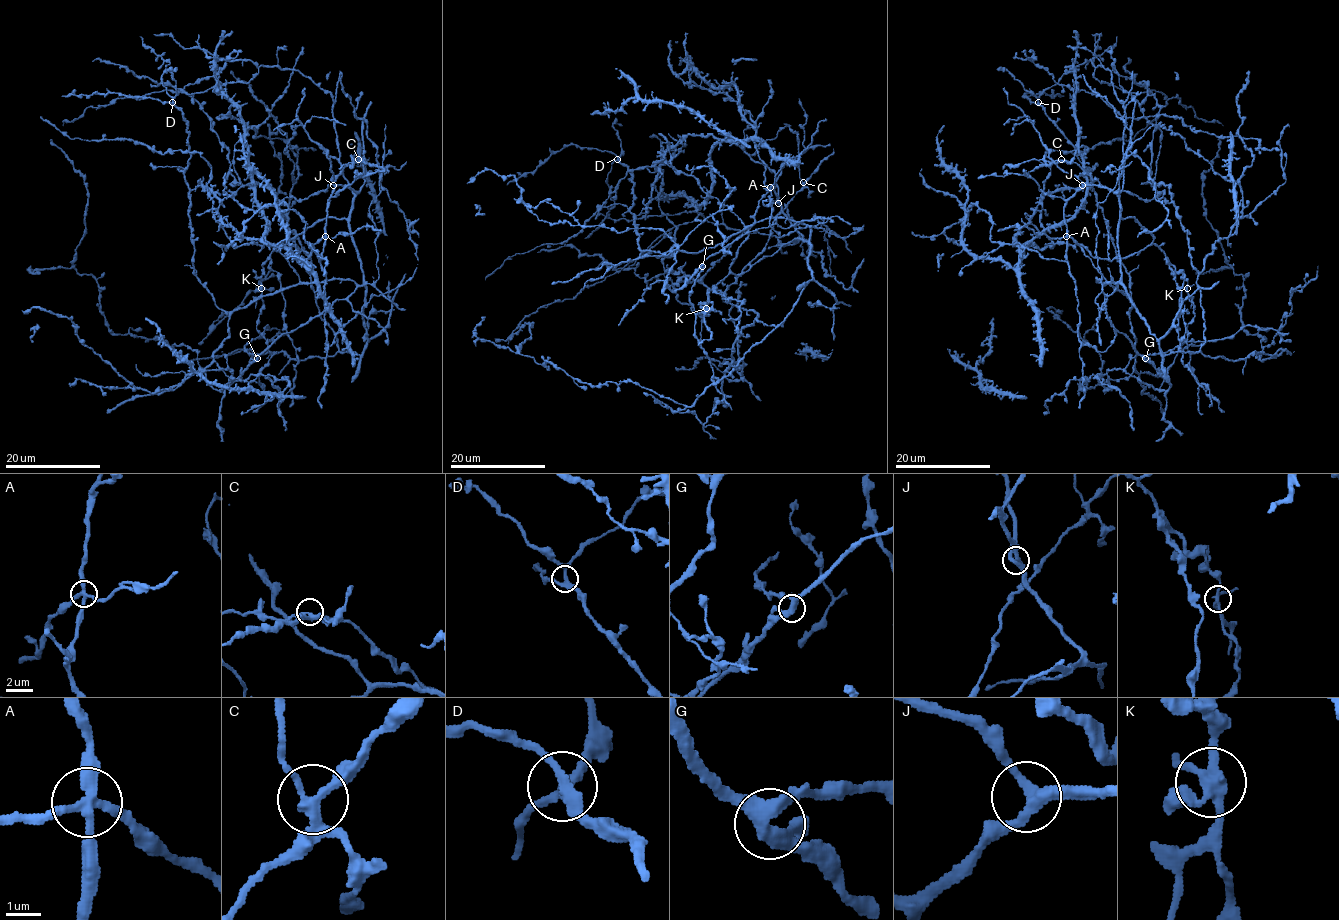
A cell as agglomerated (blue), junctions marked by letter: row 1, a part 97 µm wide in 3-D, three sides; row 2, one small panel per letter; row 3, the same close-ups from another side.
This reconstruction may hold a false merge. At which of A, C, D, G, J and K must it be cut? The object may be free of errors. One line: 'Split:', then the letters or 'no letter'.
Split: no letter

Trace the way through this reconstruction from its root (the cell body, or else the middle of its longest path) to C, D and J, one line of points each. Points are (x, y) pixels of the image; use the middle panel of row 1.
C: (758, 221), (809, 228), (812, 278), (782, 326), (760, 322), (725, 293), (803, 182)
D: (758, 221), (745, 227), (695, 178), (663, 161), (658, 161), (652, 200), (633, 213), (632, 174), (617, 159)
J: (758, 221), (788, 218), (801, 222), (809, 228), (807, 242), (794, 240), (797, 241), (801, 235), (778, 203)

